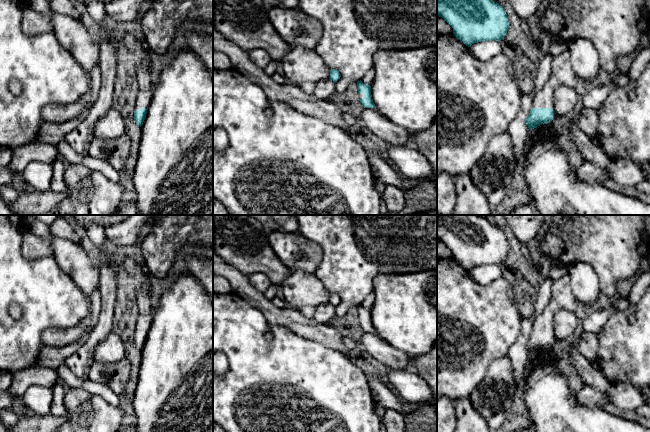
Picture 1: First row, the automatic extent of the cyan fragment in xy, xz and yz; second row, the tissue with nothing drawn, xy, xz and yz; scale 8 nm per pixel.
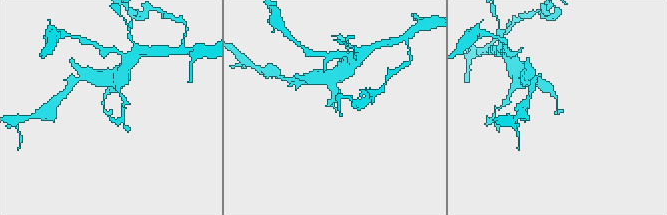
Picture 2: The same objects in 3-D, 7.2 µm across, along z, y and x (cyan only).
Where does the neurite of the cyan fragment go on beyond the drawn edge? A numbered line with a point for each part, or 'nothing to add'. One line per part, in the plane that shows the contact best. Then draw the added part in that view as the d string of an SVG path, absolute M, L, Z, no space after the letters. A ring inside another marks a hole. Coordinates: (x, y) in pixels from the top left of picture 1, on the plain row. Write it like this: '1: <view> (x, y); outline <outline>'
nothing to add

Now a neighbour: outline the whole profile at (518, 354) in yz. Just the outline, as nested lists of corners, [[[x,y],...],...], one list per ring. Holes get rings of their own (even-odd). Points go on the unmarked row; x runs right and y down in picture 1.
[[[549,276],[544,278],[538,291],[535,313],[531,317],[522,317],[521,330],[516,342],[509,348],[508,357],[514,370],[515,382],[518,382],[525,375],[525,367],[530,353],[526,349],[526,342],[530,337],[535,318],[541,314],[550,301],[553,279]]]

